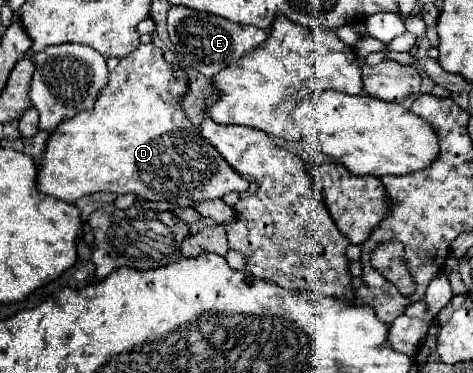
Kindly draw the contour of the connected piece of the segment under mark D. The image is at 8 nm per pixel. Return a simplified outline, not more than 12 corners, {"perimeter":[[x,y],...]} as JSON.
{"perimeter":[[155,44],[49,136],[39,190],[193,208],[249,182]]}

